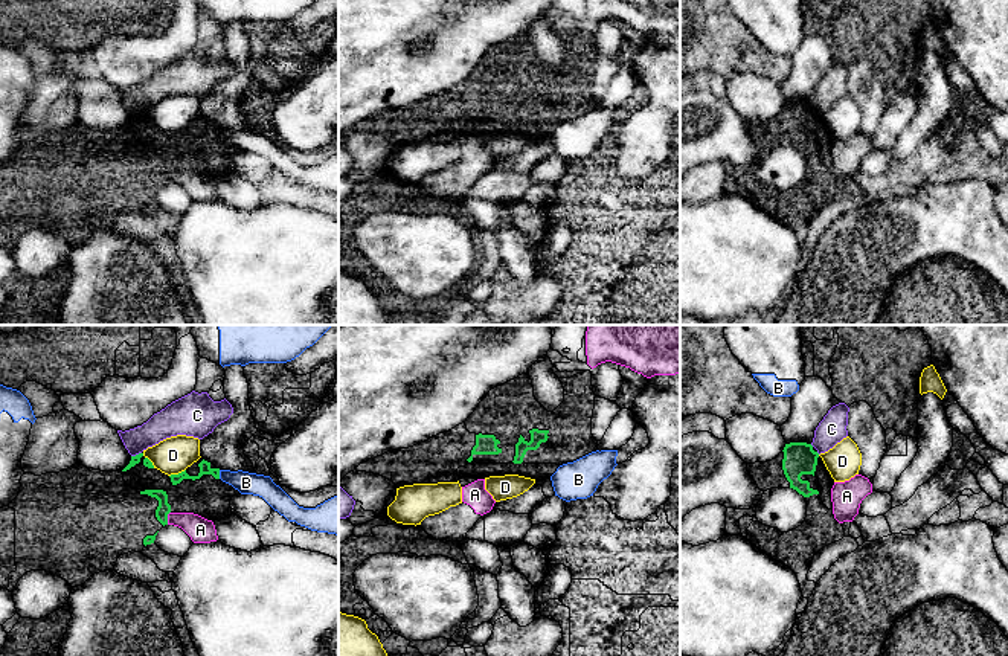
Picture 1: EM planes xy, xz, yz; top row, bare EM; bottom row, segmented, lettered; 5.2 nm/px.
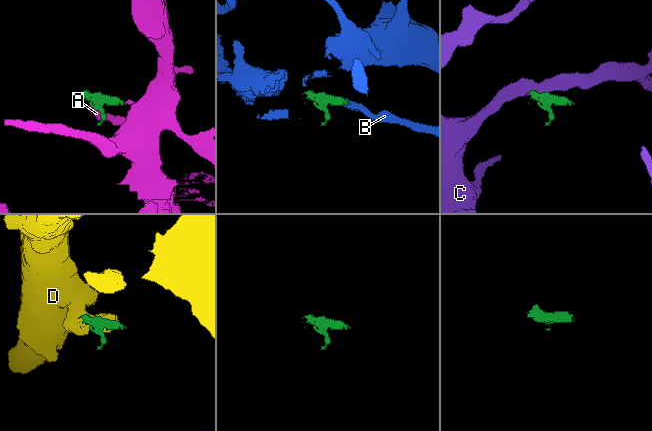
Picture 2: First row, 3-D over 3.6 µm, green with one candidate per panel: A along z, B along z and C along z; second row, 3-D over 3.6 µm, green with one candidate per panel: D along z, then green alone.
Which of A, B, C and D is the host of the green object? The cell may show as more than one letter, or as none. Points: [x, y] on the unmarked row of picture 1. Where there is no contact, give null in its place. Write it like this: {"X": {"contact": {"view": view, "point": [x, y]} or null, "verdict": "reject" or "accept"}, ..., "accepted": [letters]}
{"A": {"contact": {"view": "xy", "point": [166, 176]}, "verdict": "reject"}, "B": {"contact": {"view": "xy", "point": [218, 133]}, "verdict": "reject"}, "C": {"contact": {"view": "xy", "point": [136, 113]}, "verdict": "reject"}, "D": {"contact": {"view": "xy", "point": [179, 131]}, "verdict": "reject"}, "accepted": []}

